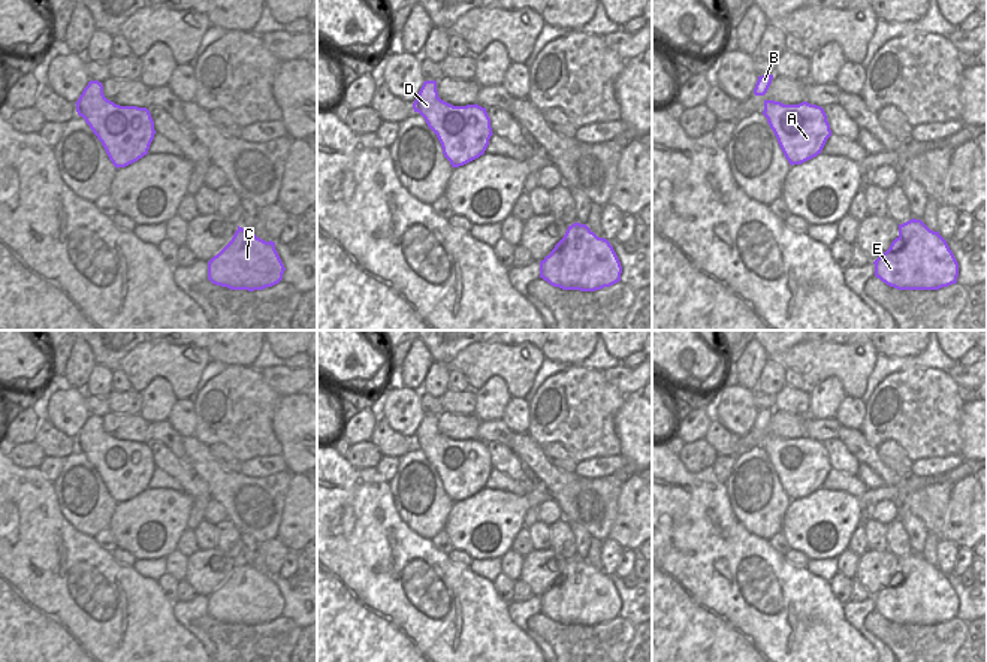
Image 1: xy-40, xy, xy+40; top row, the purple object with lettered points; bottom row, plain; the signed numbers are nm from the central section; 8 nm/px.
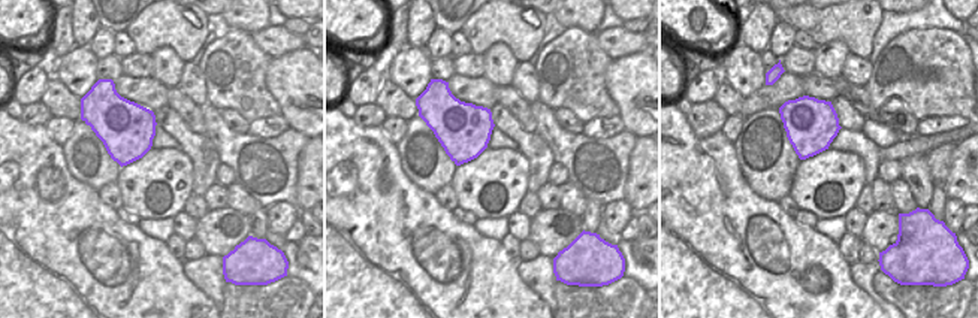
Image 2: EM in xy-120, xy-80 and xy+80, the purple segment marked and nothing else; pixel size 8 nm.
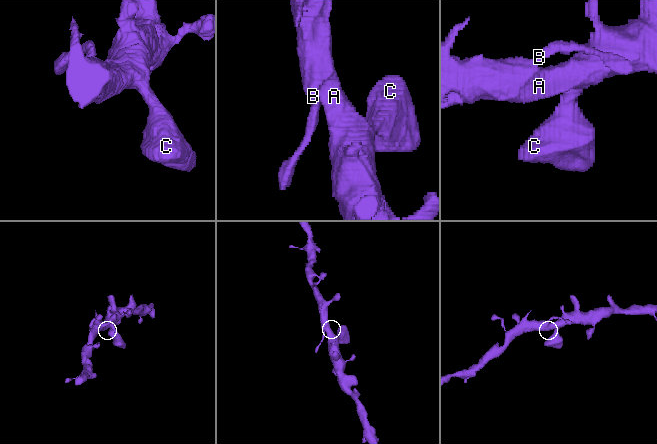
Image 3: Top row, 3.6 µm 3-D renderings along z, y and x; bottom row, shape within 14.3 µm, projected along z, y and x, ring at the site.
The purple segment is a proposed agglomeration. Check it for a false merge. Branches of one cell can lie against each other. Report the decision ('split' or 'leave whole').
leave whole

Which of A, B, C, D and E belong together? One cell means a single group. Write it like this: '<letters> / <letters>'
A B C D E

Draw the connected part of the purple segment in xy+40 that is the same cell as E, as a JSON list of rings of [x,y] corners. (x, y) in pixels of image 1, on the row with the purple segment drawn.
[[[915,218],[899,224],[899,236],[873,265],[875,276],[897,290],[939,290],[959,276],[947,241]]]

